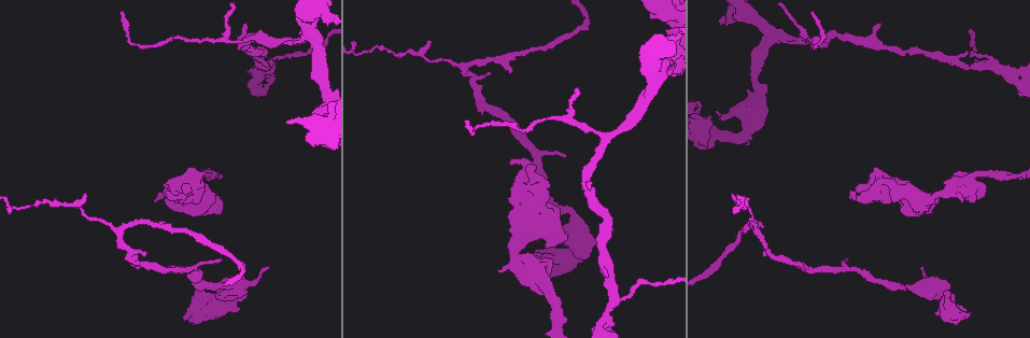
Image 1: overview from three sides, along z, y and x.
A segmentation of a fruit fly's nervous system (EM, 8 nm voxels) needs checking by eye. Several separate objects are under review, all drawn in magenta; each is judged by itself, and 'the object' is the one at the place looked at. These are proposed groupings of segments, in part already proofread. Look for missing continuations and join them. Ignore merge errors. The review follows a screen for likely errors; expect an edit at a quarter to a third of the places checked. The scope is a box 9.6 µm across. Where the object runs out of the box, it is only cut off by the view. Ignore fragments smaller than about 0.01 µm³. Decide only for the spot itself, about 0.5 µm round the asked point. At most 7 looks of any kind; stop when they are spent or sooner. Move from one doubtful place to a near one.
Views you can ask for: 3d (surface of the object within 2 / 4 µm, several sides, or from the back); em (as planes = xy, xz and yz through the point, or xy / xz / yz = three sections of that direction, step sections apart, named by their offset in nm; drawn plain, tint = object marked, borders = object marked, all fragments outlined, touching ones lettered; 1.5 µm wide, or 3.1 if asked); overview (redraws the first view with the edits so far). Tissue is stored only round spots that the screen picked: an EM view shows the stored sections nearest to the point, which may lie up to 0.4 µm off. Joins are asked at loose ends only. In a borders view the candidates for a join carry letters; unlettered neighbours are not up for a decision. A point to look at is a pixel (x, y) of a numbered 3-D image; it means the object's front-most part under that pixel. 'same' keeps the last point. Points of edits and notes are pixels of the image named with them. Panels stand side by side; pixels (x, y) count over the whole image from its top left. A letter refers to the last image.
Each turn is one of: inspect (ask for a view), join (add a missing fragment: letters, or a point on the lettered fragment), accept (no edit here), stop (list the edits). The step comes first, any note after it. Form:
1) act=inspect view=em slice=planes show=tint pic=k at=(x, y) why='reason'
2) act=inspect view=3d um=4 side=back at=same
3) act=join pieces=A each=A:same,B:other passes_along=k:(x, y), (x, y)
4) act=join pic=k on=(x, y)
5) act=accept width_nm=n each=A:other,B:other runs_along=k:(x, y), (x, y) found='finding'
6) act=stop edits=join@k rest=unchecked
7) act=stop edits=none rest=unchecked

act=inspect view=em um=3.1 slice=planes show=borders pic=1 at=(268, 267) why='free end'

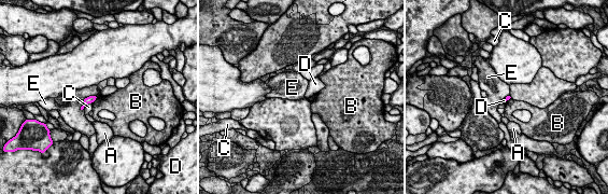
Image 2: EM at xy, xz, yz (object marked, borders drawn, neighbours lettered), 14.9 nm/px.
act=accept longest_contact=E:340nm each=A:other,B:other,C:other,D:other,E:other border=2:(96, 95), (86, 97), (80, 109) found='no lettered fragment goes on from it'

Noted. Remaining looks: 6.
act=inspect view=3d um=2 pic=1 at=(155, 202) why='free end'

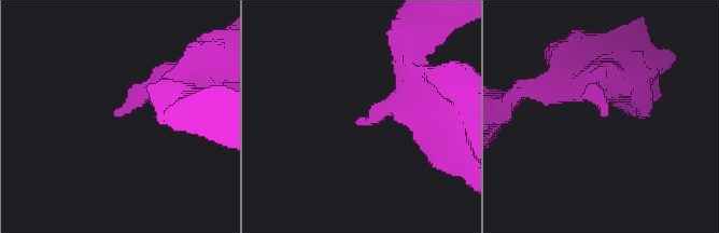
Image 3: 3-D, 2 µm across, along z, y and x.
act=inspect view=em slice=planes show=borders pic=3 at=(358, 124) why='shape alone is not enough'

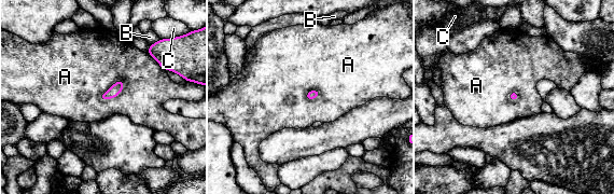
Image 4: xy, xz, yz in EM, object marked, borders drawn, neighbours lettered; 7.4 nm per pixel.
act=accept each=A:other,B:other,C:other found='none of them fits'

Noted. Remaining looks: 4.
act=inspect view=em slice=planes show=borders pic=1 at=(588, 189) why='free end'

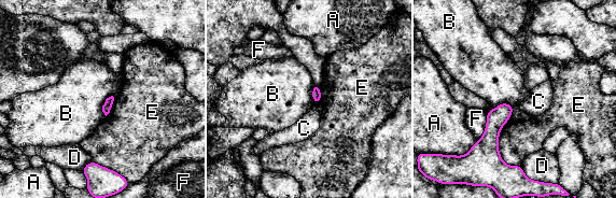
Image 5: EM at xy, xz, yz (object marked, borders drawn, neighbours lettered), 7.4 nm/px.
act=accept each=A:other,B:other,C:other,D:other,E:other,F:other found='none of them fits'

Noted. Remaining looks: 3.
act=stop edits=none rest=unchecked

